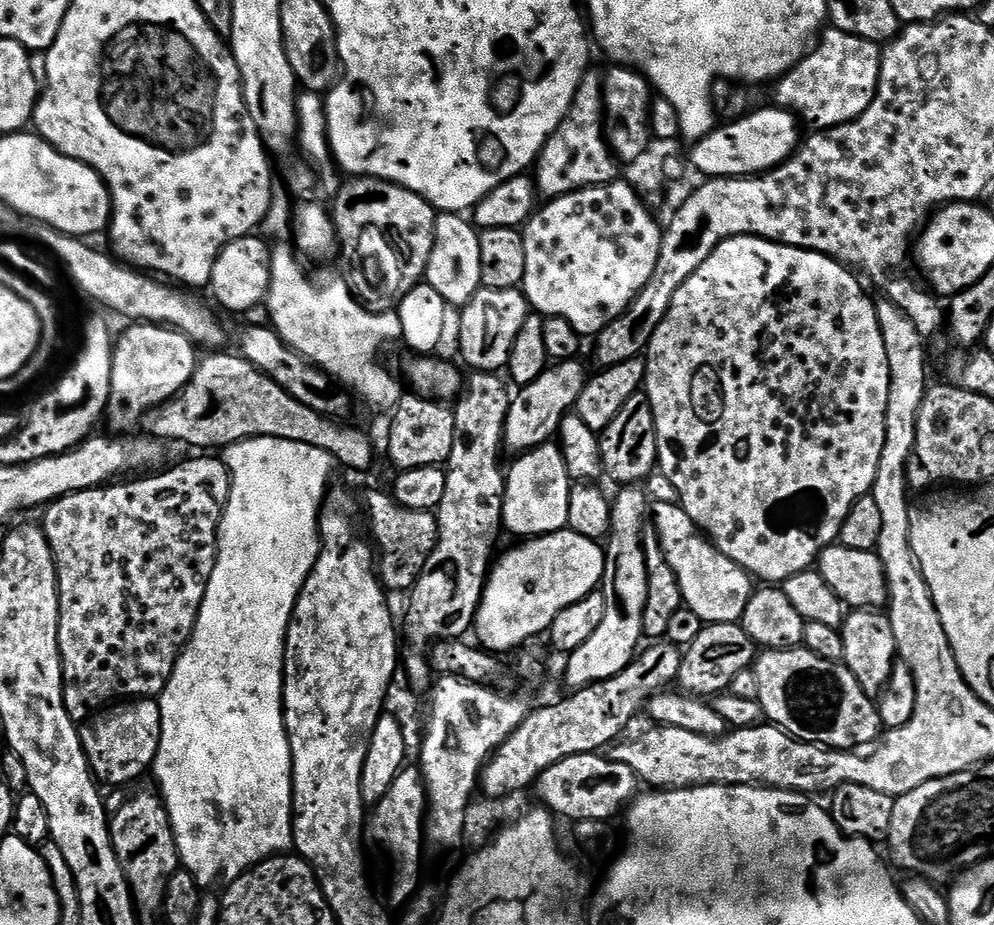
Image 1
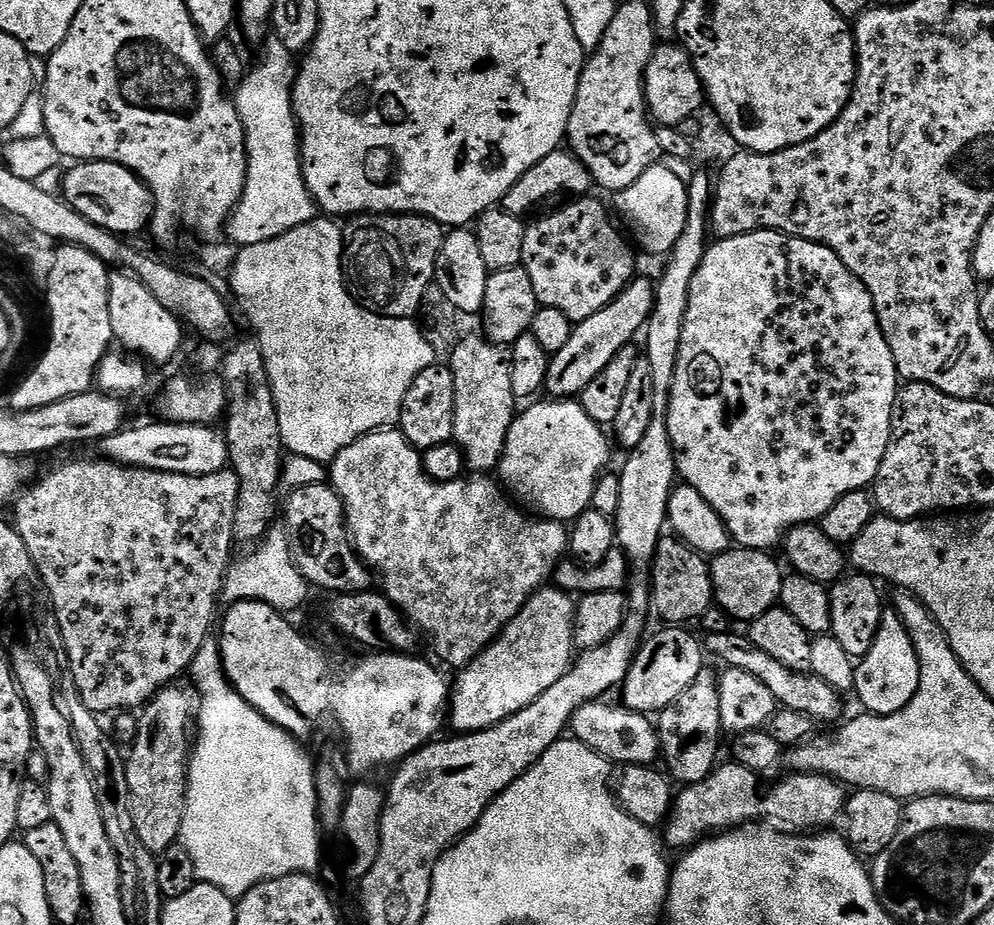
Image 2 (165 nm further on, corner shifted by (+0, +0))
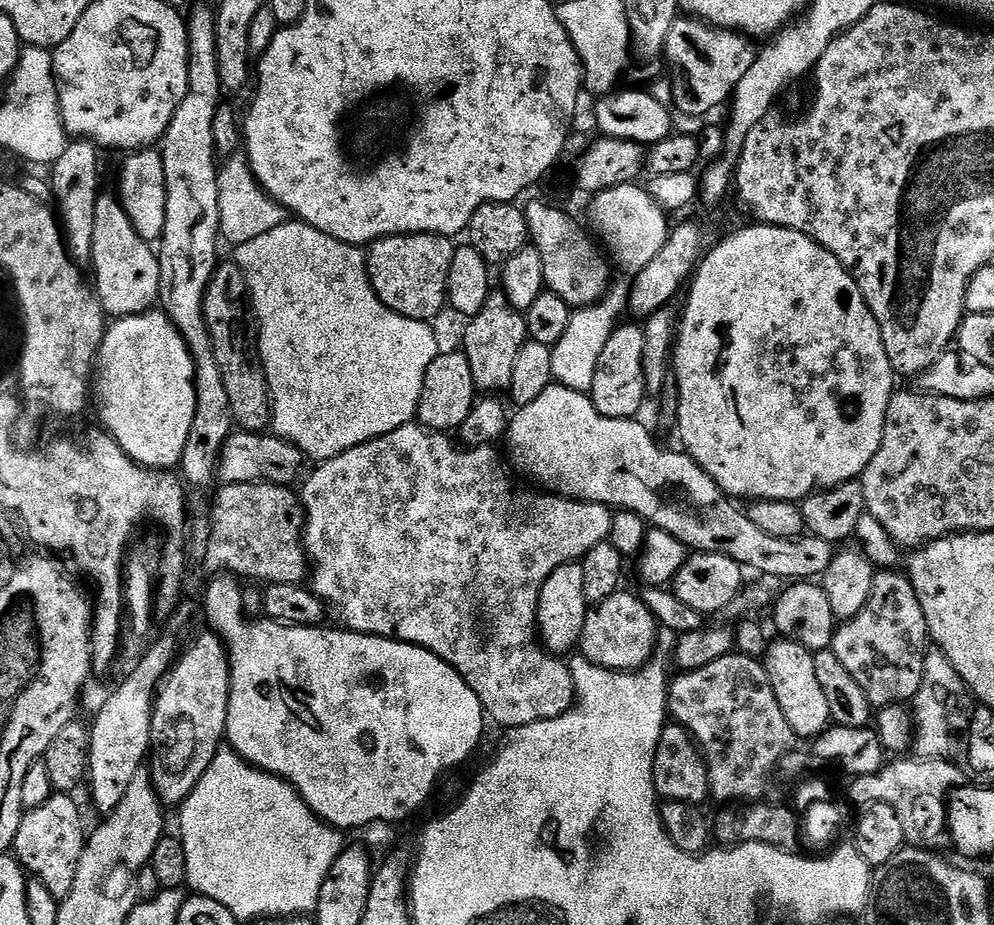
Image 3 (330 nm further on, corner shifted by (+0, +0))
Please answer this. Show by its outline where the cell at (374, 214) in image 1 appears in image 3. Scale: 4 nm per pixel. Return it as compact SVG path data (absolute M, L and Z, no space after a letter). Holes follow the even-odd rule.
M415 232L409 236L383 236L381 240L374 240L366 248L368 277L372 289L390 310L411 320L435 321L435 316L448 304L448 275L453 251L454 244L449 237L435 236L429 232Z

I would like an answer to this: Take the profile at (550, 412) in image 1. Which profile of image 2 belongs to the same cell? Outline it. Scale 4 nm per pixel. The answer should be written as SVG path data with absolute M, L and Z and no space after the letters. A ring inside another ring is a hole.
M633 279L615 300L598 310L598 314L579 321L573 327L570 342L566 342L566 346L562 346L562 350L558 350L549 359L548 377L544 383L549 397L579 397L586 390L586 386L590 386L590 382L594 382L594 378L598 378L598 374L602 374L602 370L610 366L618 350L629 347L633 343L632 339L641 335L642 329L647 325L648 315L652 313L656 285L651 279L640 279Z

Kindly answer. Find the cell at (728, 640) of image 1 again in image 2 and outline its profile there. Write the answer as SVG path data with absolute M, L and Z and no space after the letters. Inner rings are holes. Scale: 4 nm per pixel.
M711 670L700 672L698 678L694 678L691 686L676 701L658 713L658 719L655 721L654 727L658 733L658 752L662 760L664 756L665 765L663 764L663 767L666 769L667 775L680 786L707 780L717 767L718 759L716 760L716 755L720 752L720 736L722 737L720 685L717 673L715 671L712 673Z

